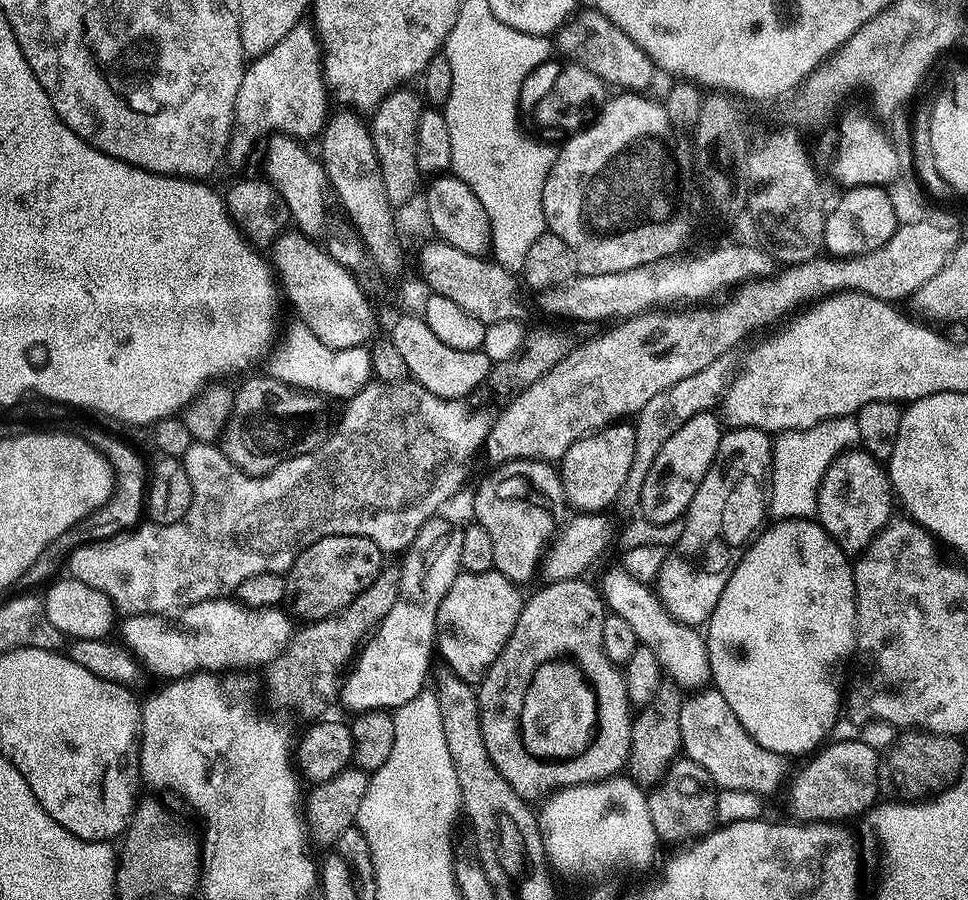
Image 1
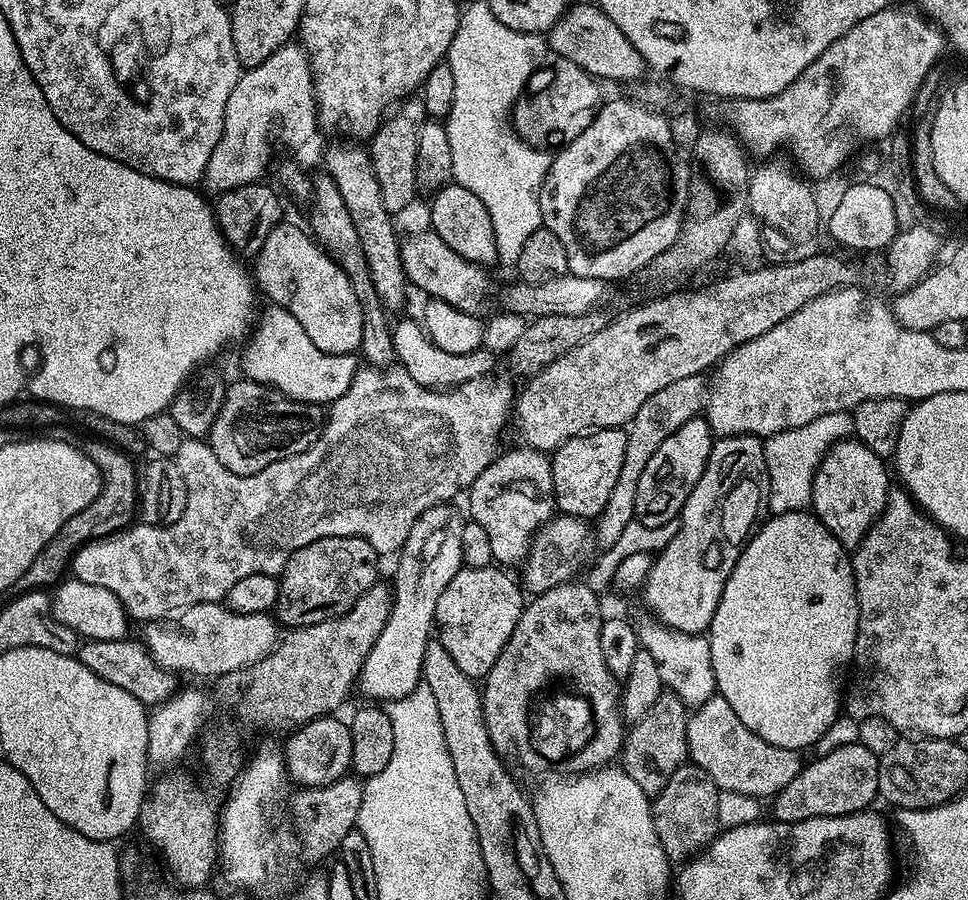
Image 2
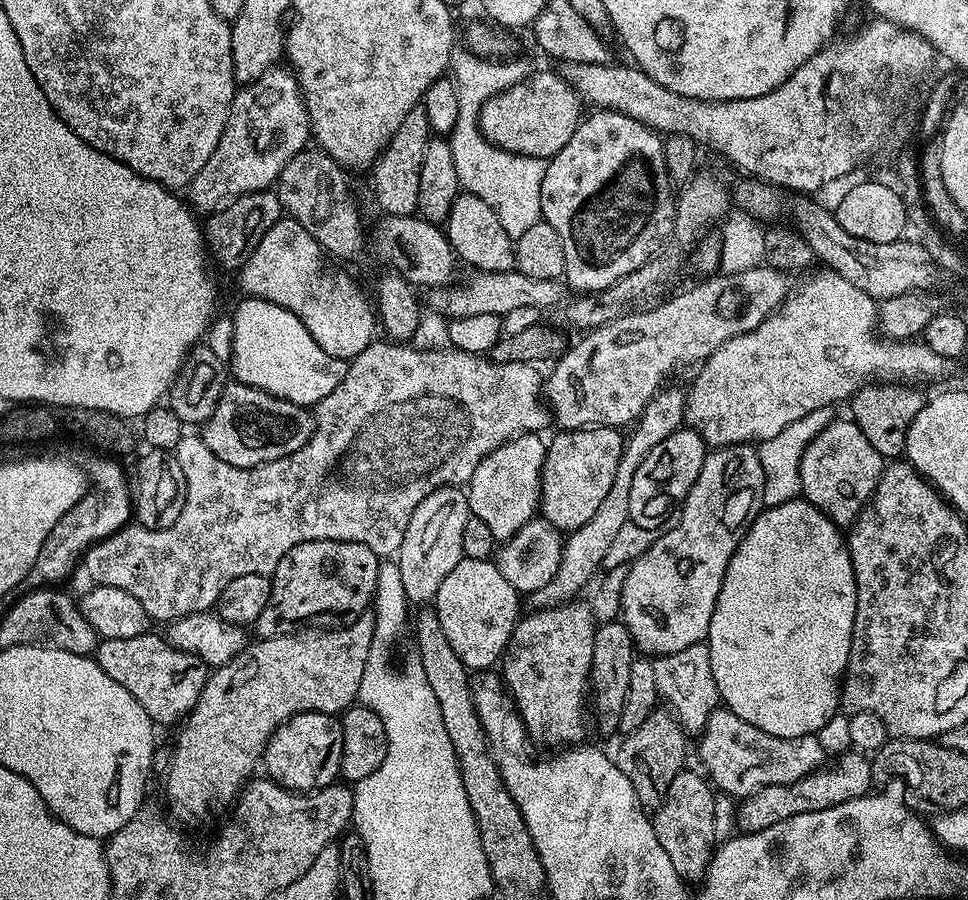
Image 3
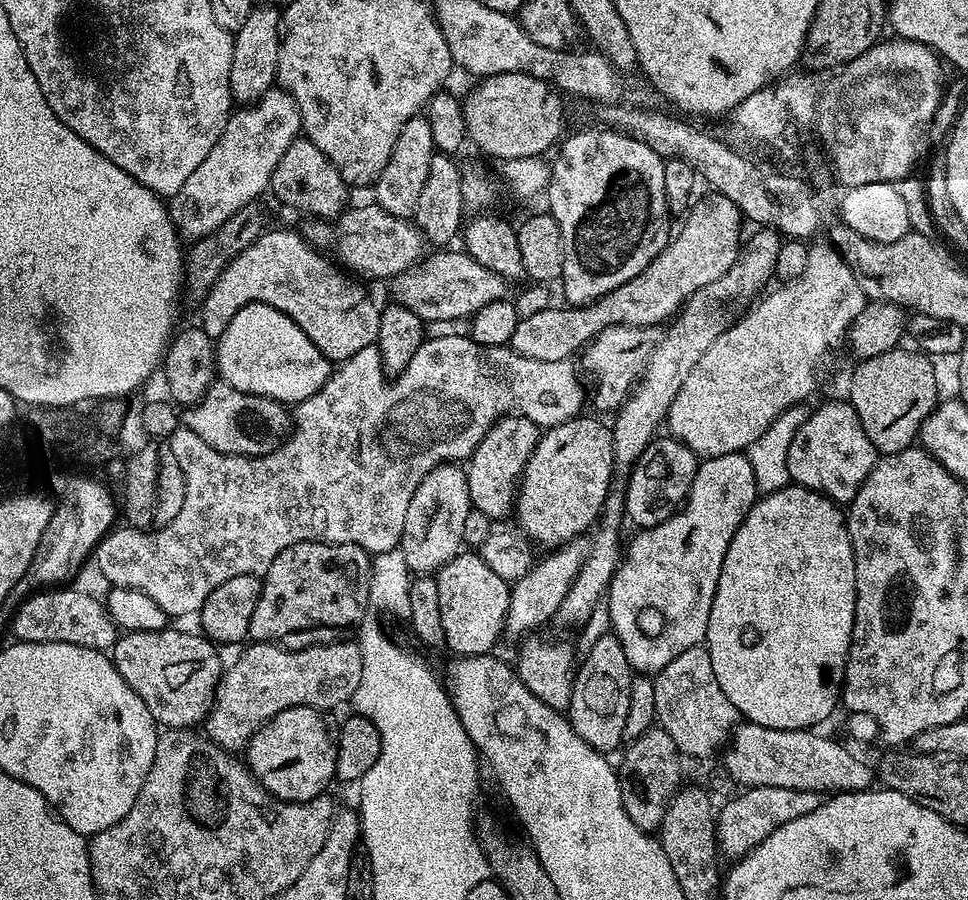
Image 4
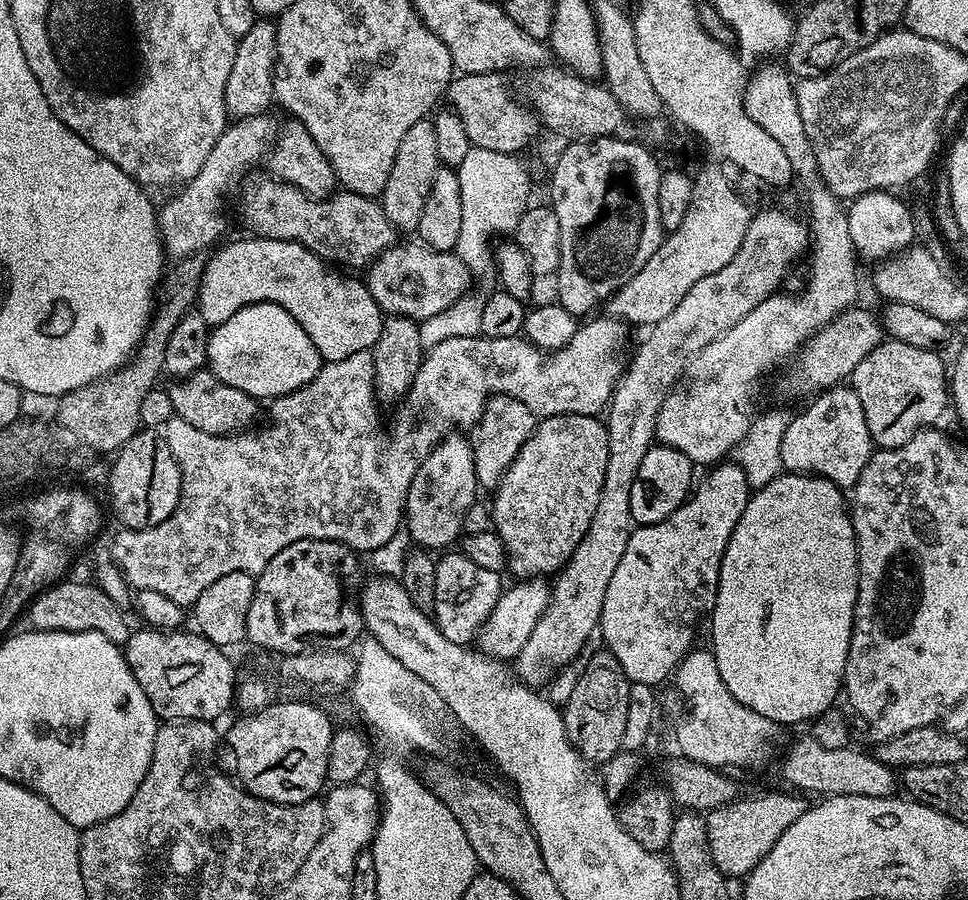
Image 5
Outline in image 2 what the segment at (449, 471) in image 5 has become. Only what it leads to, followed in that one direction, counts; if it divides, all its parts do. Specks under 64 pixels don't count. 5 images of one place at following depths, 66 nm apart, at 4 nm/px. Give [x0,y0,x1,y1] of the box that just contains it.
[358,503,464,702]

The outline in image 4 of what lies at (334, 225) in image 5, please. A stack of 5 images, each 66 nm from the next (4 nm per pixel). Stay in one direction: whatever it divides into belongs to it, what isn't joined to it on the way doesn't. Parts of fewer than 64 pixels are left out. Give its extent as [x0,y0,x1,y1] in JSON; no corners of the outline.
[302,202,426,281]

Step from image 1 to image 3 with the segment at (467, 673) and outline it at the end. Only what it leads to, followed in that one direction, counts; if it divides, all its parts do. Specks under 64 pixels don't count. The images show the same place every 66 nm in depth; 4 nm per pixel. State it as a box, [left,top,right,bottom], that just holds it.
[434,559,520,670]

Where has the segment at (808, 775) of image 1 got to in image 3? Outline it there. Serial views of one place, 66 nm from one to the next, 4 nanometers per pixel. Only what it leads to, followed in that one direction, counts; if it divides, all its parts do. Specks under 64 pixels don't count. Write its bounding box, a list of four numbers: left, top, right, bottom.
[736,750,874,832]

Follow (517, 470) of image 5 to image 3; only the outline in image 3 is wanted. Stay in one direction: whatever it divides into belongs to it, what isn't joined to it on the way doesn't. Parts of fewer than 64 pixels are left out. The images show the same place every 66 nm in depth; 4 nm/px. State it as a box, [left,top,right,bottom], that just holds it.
[538,426,625,534]

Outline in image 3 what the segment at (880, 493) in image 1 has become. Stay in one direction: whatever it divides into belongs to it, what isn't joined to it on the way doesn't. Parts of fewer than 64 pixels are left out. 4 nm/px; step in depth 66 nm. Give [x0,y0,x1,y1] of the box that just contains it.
[800,418,885,526]

